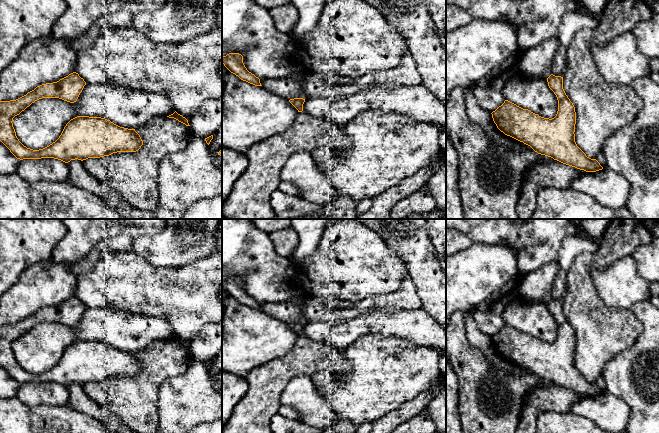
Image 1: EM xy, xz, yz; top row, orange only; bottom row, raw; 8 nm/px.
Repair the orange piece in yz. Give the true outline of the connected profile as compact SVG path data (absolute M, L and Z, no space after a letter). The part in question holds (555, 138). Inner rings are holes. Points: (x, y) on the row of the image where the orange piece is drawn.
M551 74L547 78L547 82L558 100L558 111L554 118L541 117L528 109L523 109L505 100L501 106L491 113L497 128L505 135L530 146L538 154L551 157L563 164L586 172L602 170L603 167L600 163L596 159L587 157L575 142L576 112L573 103L563 89L563 77Z

